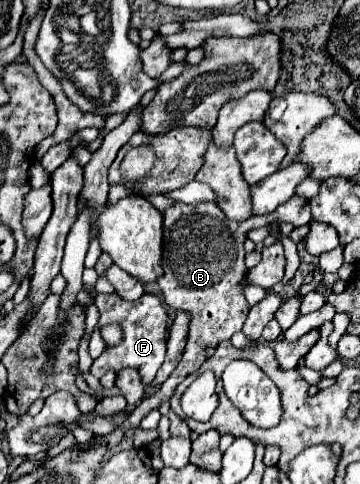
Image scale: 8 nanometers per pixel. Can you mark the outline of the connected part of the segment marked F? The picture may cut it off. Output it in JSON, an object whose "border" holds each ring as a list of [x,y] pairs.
{"border":[[[116,292],[114,294],[96,294],[94,304],[100,310],[98,328],[104,328],[112,322],[120,324],[122,328],[122,340],[116,346],[106,346],[106,350],[94,360],[92,364],[92,376],[102,378],[110,368],[114,372],[120,372],[124,368],[138,370],[142,384],[150,384],[158,372],[158,368],[164,362],[166,354],[166,326],[168,326],[168,314],[162,304],[162,300],[154,294],[142,294],[138,300],[128,302],[122,300]]]}

